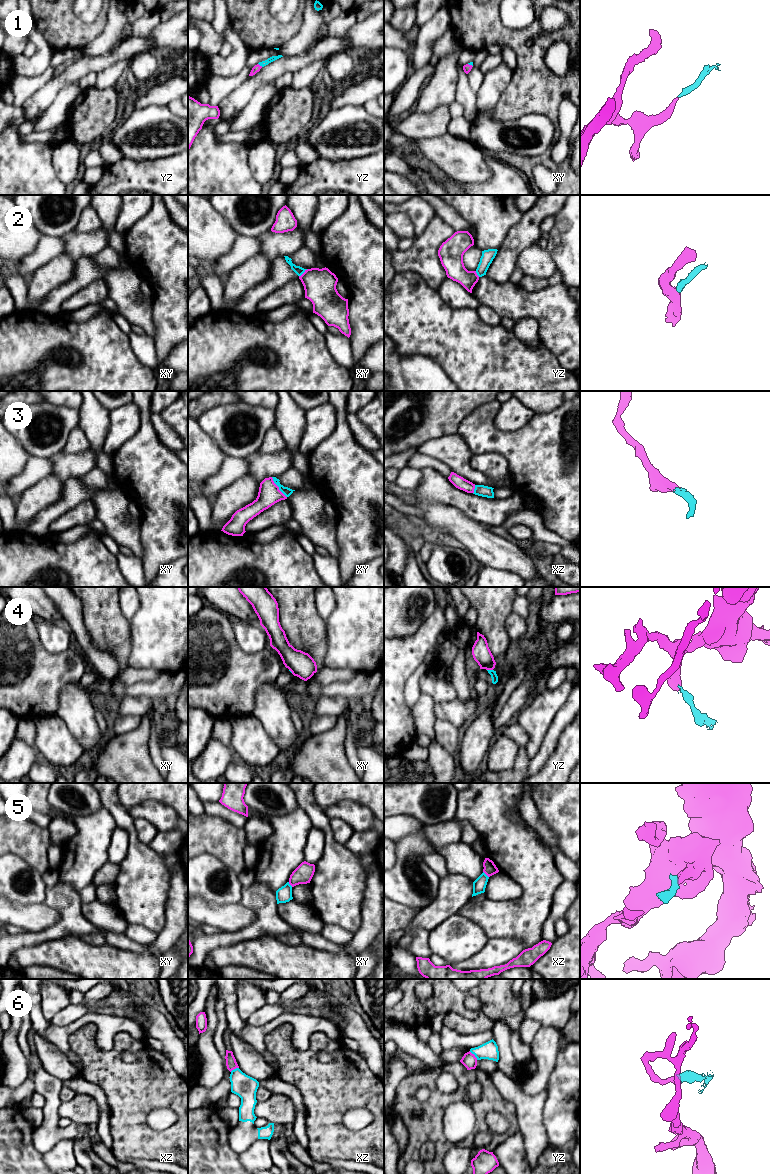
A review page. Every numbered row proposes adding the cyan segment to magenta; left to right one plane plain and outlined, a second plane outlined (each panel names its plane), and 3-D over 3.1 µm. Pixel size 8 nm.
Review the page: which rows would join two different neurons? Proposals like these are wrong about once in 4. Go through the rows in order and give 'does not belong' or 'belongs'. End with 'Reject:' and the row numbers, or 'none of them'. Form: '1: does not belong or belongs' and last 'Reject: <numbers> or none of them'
1: belongs
2: does not belong
3: belongs
4: does not belong
5: does not belong
6: does not belong
Reject: 2, 4, 5, 6

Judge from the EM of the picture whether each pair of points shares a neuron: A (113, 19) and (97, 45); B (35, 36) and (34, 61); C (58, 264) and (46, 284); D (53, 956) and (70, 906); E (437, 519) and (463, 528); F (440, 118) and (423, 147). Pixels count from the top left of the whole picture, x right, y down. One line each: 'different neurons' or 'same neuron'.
A: same neuron
B: same neuron
C: same neuron
D: different neurons
E: same neuron
F: different neurons

